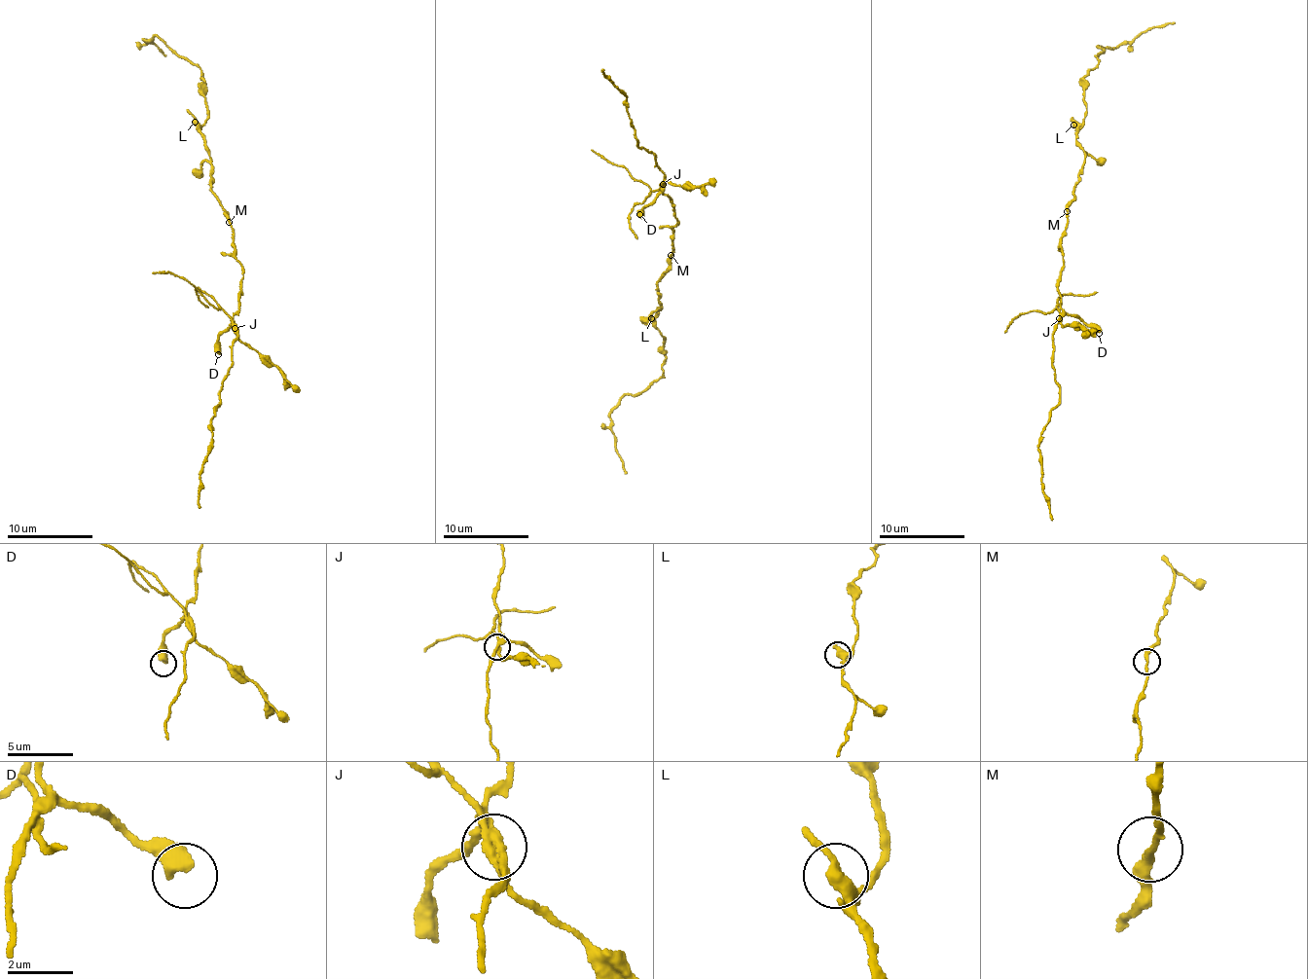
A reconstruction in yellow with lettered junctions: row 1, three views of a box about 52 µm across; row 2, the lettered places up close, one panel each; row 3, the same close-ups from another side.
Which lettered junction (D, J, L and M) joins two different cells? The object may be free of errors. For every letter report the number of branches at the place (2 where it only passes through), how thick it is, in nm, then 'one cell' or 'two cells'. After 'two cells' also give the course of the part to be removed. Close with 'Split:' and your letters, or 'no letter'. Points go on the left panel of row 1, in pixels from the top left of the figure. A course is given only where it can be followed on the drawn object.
D: branches 1; calibre 550 nm; one cell
J: branches 3; calibre 300 nm; two cells; course (235, 329), (228, 315), (197, 288), (168, 272), (153, 273)
L: branches 3; calibre 300 nm; one cell
M: branches 2; calibre 240 nm; one cell
Split: J

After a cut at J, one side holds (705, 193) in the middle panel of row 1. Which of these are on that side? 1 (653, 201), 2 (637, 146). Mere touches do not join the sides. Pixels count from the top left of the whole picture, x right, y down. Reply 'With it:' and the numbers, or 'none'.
With it: none

